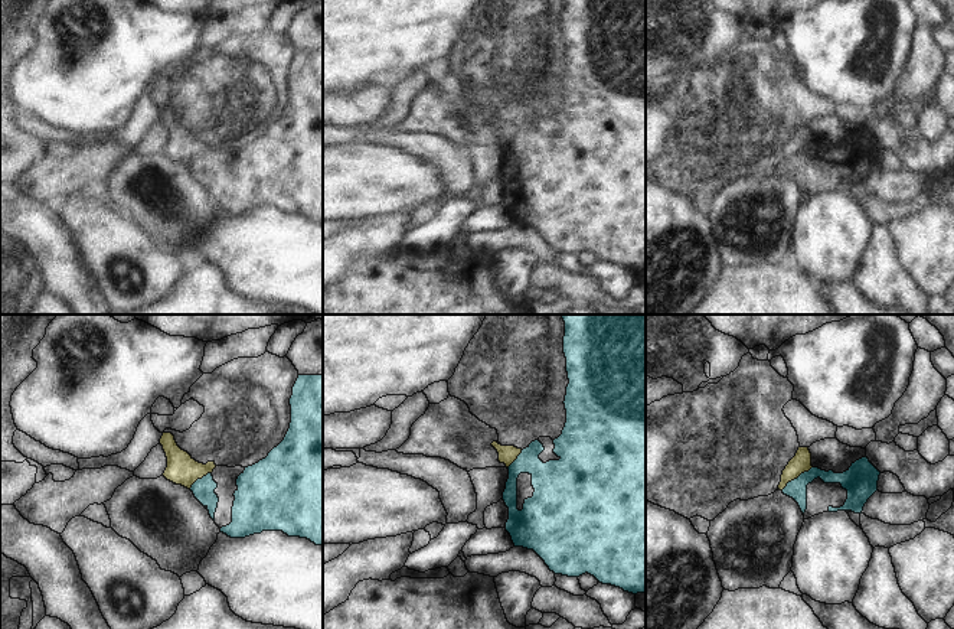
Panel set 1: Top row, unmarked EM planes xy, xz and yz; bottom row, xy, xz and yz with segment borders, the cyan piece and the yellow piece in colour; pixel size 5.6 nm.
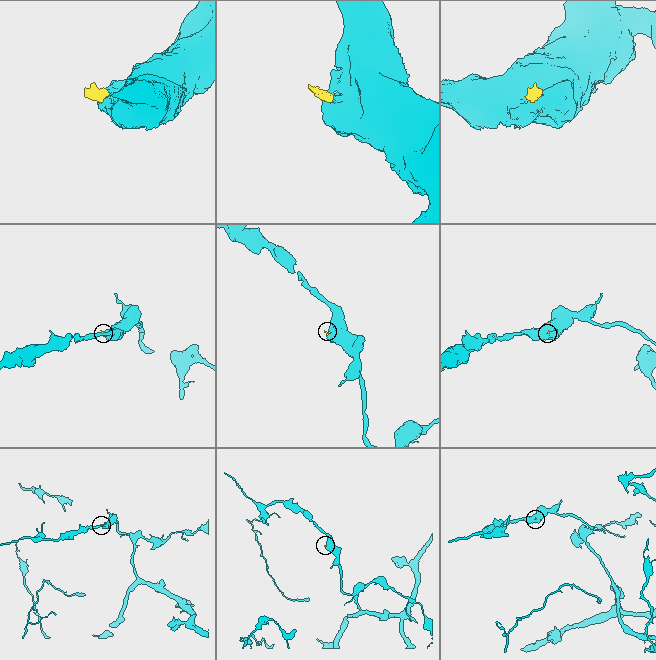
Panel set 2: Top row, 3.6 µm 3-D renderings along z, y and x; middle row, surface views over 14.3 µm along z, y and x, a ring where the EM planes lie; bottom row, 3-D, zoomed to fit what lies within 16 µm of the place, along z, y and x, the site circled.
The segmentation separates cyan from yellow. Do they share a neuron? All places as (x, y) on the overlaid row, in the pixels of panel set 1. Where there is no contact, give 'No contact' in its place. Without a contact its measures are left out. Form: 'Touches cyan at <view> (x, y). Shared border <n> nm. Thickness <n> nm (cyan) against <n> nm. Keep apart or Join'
Touches cyan at yz (797, 478). Shared border 220 nm. Thickness 110 nm (cyan) against 110 nm. Keep apart.

